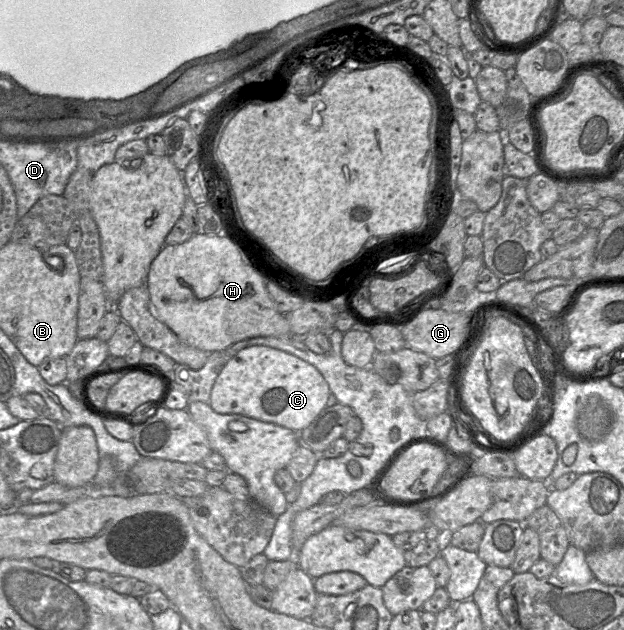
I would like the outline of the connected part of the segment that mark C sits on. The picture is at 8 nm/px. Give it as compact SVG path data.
M248 346L217 376L210 406L219 414L239 414L301 432L327 406L331 394L322 374L308 362L279 349Z

